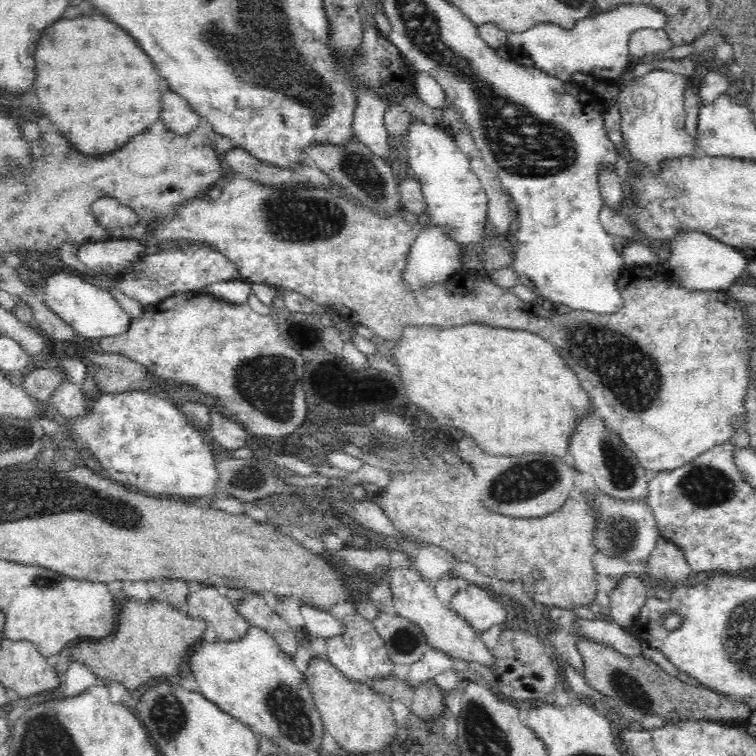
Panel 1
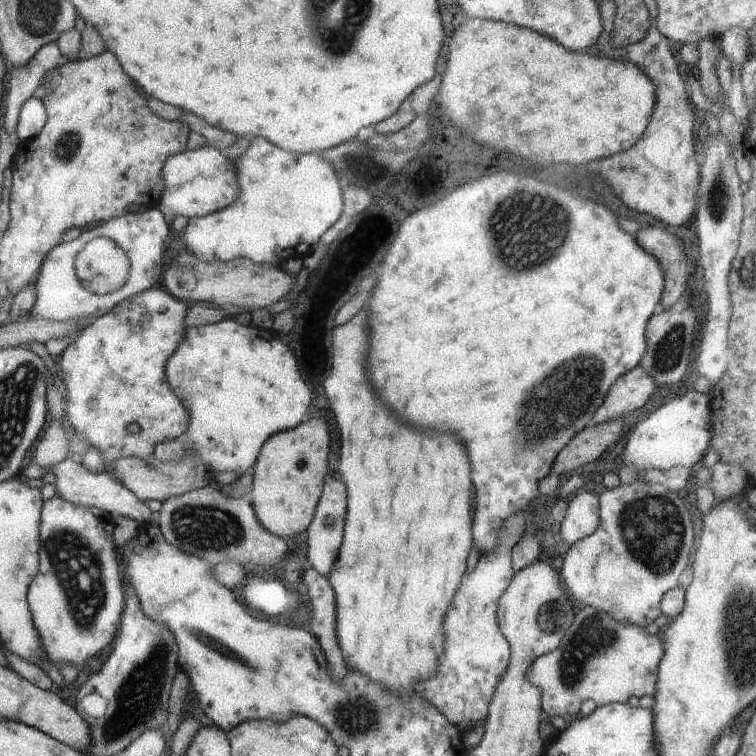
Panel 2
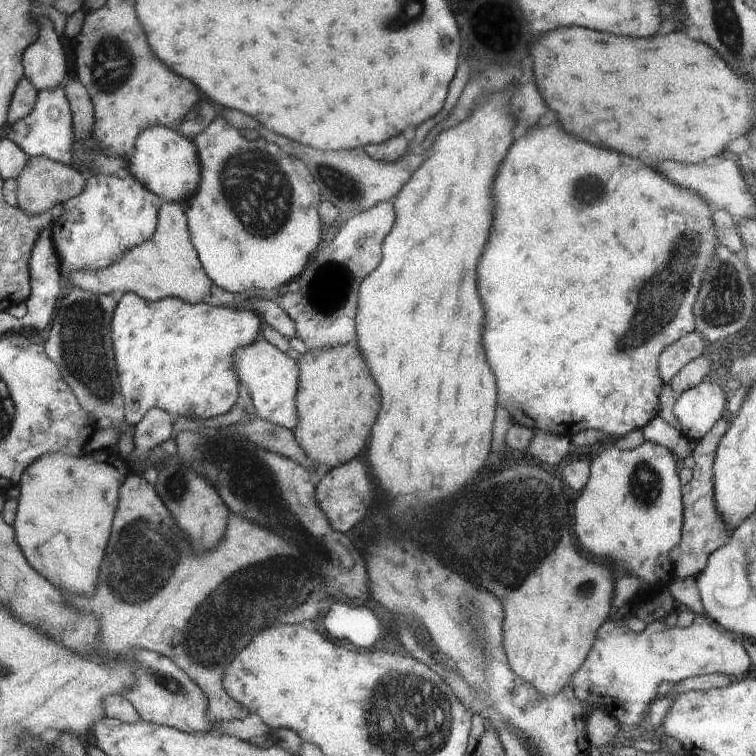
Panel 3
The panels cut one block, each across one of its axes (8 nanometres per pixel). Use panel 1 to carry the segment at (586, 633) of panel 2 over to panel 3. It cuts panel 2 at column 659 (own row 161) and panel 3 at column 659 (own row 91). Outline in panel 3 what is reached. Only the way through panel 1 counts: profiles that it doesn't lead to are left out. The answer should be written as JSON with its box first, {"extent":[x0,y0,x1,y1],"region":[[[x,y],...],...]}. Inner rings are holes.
{"extent":[570,615,753,725],"region":[[[611,615],[598,630],[594,645],[582,667],[571,677],[570,686],[580,700],[585,712],[602,708],[618,720],[619,725],[642,725],[644,715],[648,713],[648,705],[657,695],[657,689],[664,681],[672,682],[675,686],[691,677],[701,675],[723,675],[732,679],[739,679],[747,674],[753,665],[741,638],[726,631],[718,630],[719,626],[713,623],[707,615],[696,615],[694,622],[688,628],[664,626],[662,623],[652,622],[646,626],[643,633],[633,632],[626,626],[626,622],[619,624]]]}

